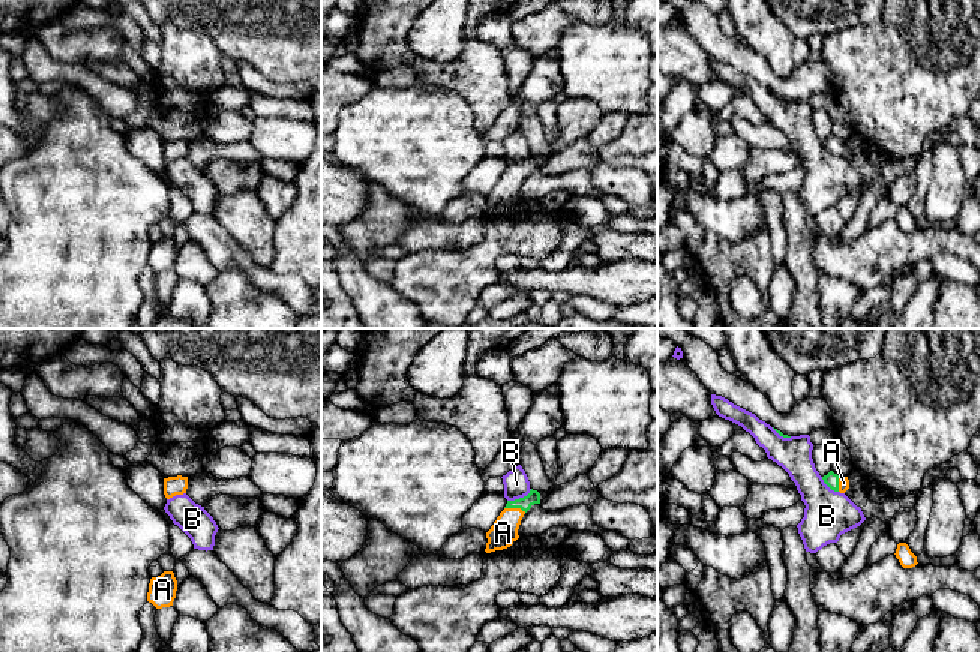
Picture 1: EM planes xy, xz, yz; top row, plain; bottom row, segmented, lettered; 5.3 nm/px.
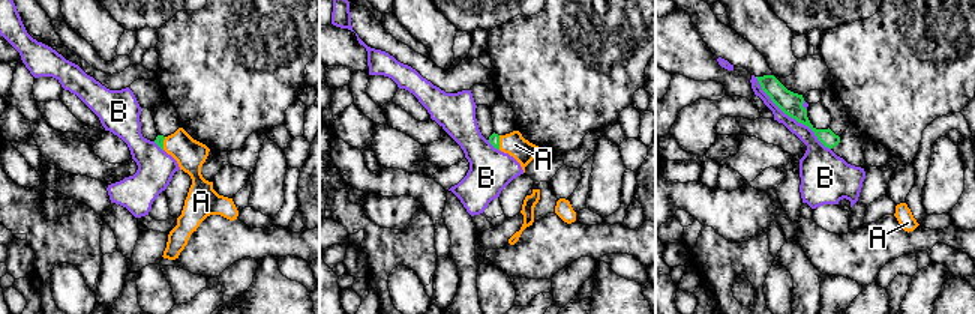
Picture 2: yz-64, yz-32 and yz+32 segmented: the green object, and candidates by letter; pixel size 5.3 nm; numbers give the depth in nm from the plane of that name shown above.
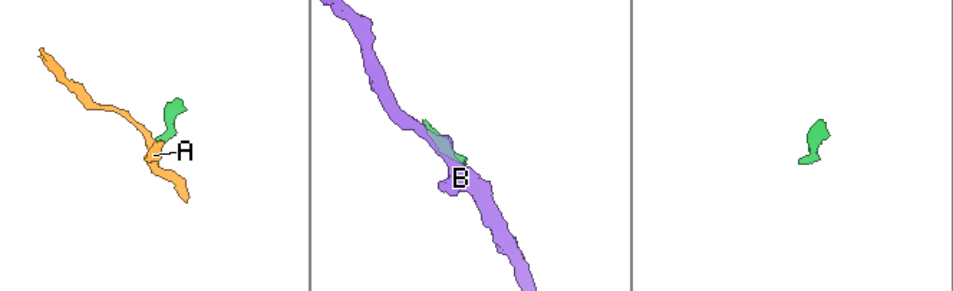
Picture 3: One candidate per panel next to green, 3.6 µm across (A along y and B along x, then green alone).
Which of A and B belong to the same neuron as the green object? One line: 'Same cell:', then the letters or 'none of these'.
Same cell: A

